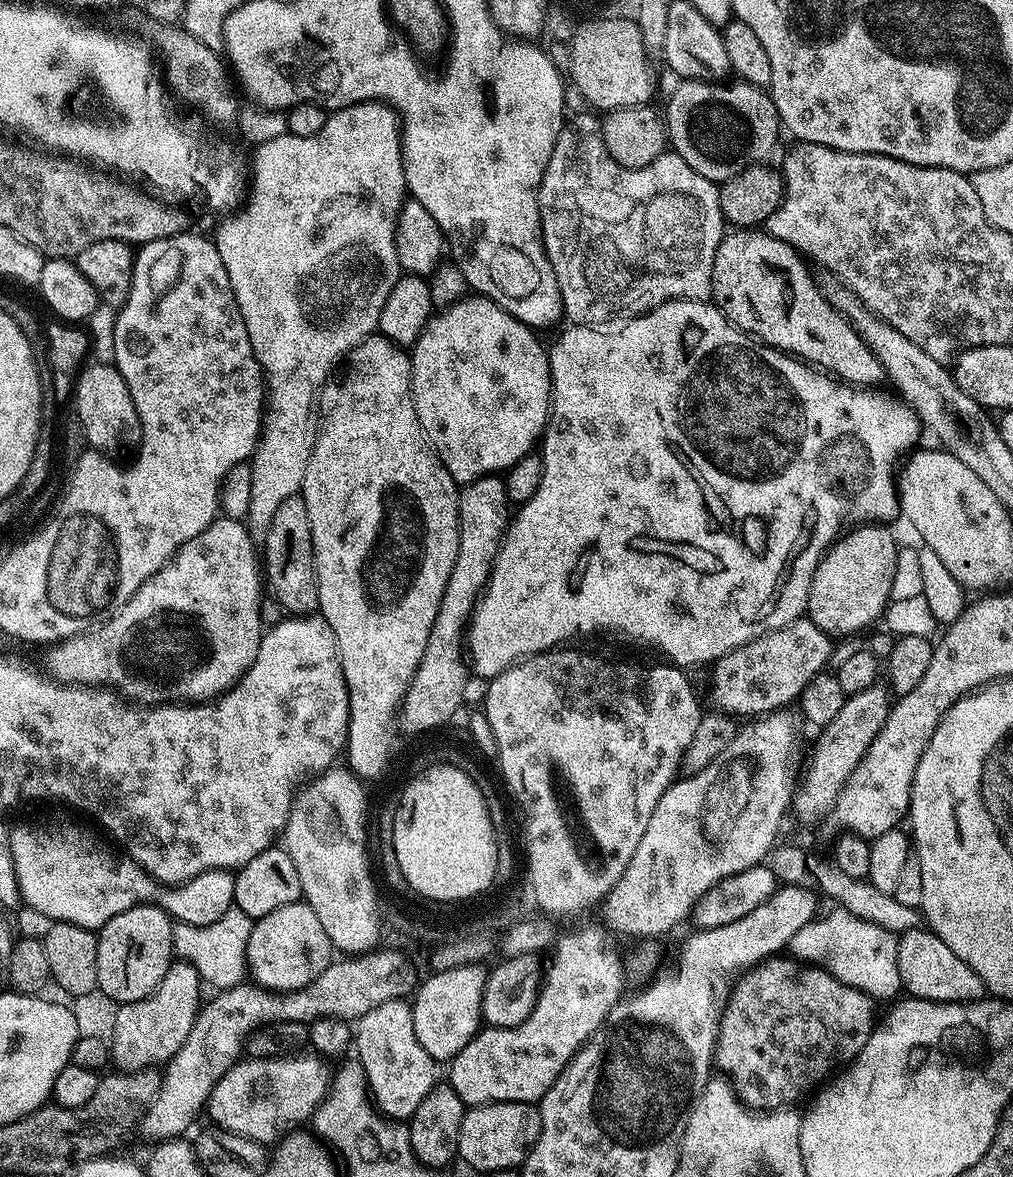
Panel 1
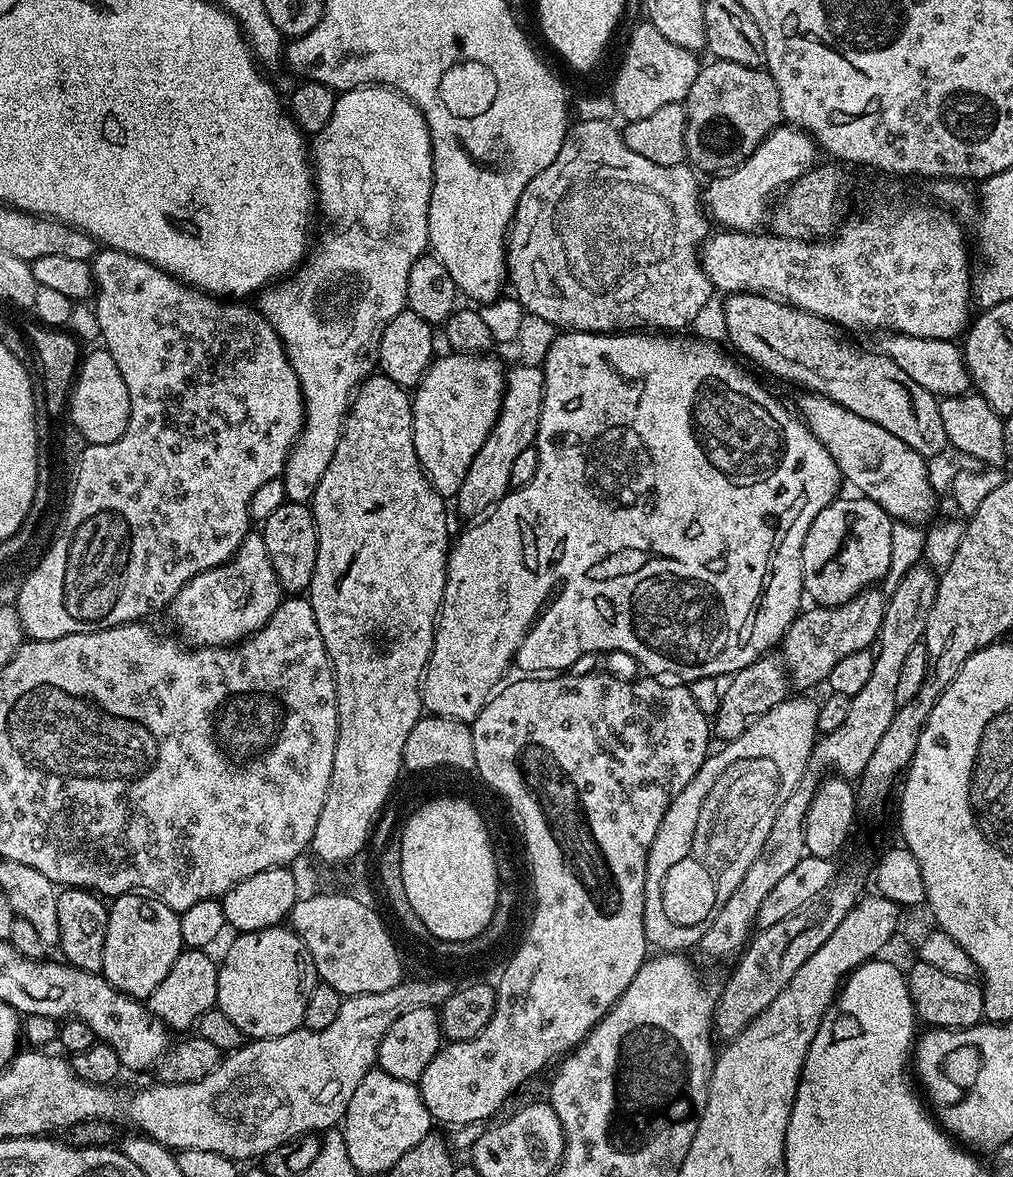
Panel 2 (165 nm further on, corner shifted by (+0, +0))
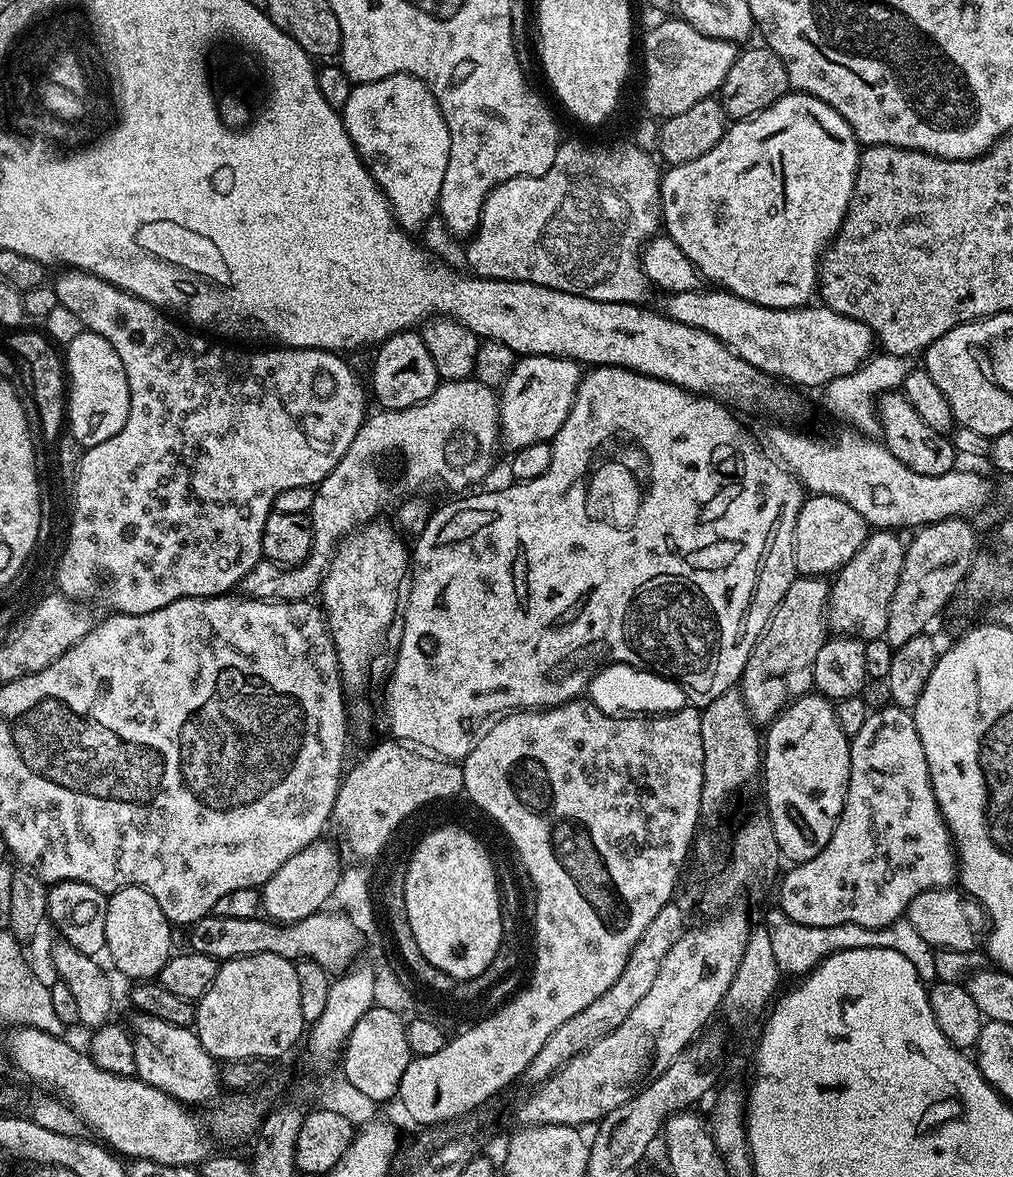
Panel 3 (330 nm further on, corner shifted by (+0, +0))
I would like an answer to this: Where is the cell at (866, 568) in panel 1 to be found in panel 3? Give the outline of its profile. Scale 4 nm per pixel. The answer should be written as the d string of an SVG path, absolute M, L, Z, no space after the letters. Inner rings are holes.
M812 494L800 507L800 513L794 526L794 562L801 576L823 576L835 574L862 550L868 541L870 525L846 502L833 496Z

